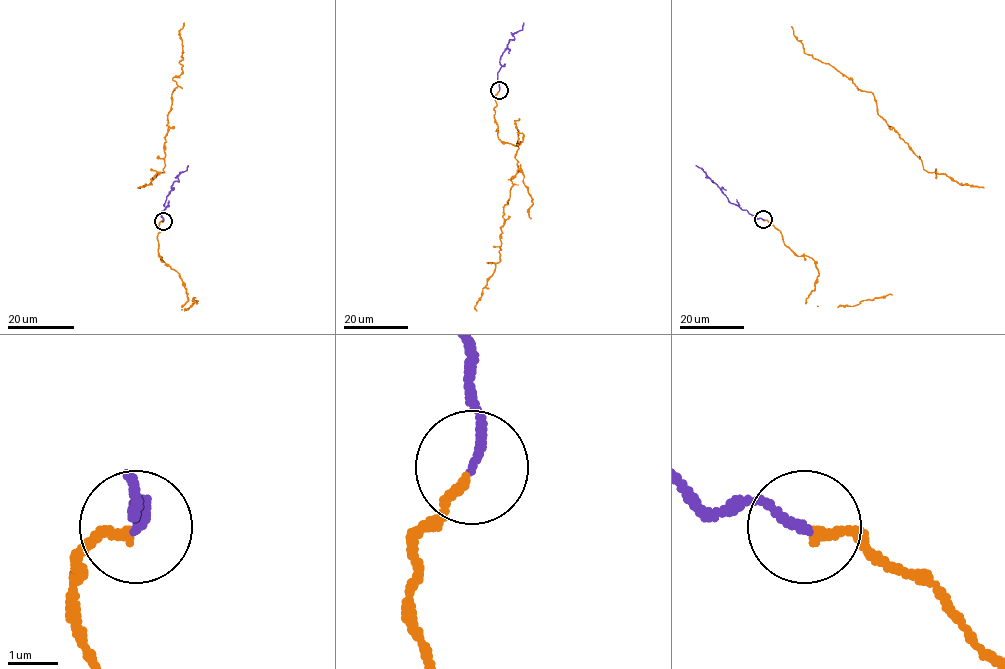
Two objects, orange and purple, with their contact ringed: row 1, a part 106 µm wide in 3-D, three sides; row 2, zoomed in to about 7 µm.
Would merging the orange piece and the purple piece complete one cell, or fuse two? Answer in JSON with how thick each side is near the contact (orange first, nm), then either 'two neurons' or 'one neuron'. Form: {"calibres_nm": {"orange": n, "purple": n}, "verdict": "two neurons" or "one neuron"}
{"calibres_nm": {"orange": 190, "purple": 180}, "verdict": "one neuron"}

